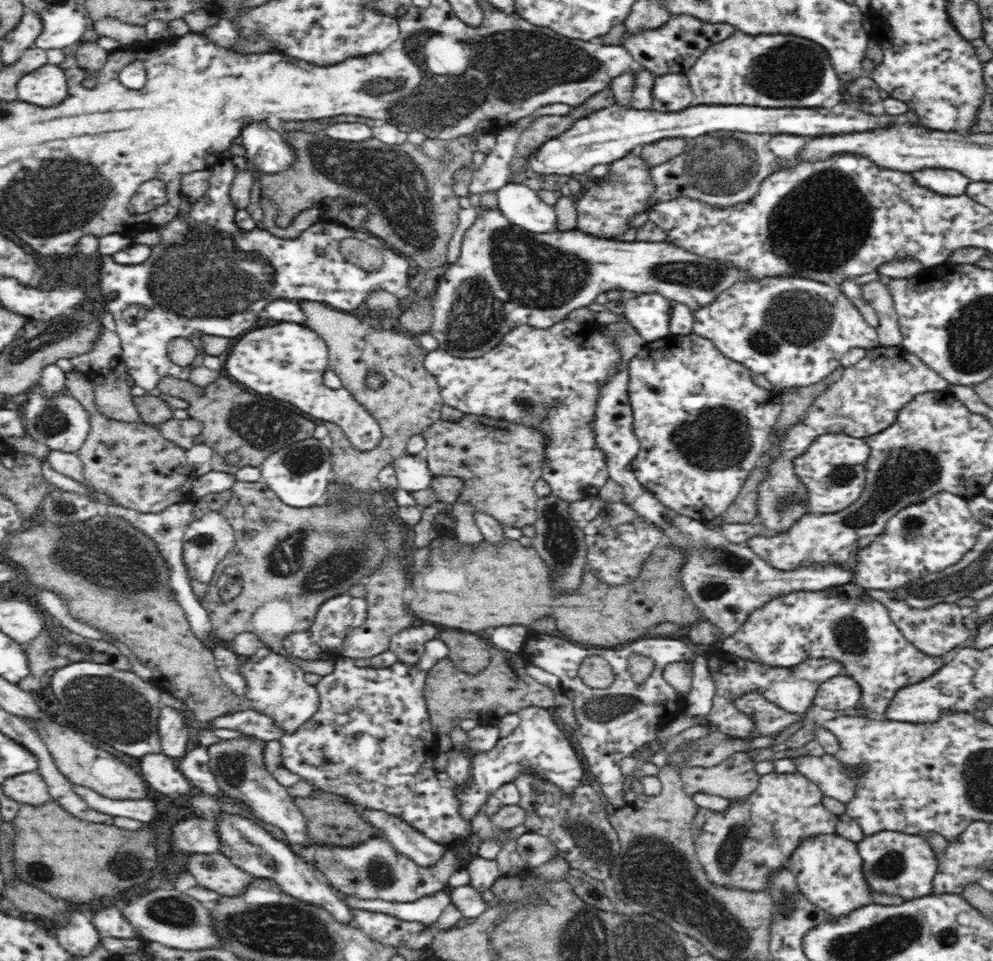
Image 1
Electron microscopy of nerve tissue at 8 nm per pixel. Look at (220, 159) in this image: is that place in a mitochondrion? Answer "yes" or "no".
no

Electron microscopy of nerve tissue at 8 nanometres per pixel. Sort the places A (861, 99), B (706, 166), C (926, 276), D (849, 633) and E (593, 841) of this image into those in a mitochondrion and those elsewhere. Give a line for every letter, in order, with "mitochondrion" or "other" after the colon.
A: other
B: mitochondrion
C: other
D: mitochondrion
E: mitochondrion

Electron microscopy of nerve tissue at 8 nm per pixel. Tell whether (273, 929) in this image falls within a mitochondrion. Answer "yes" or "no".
yes

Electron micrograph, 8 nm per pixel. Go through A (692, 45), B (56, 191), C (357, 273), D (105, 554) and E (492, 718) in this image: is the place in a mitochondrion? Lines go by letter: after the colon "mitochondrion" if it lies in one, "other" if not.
A: other
B: mitochondrion
C: other
D: mitochondrion
E: other

